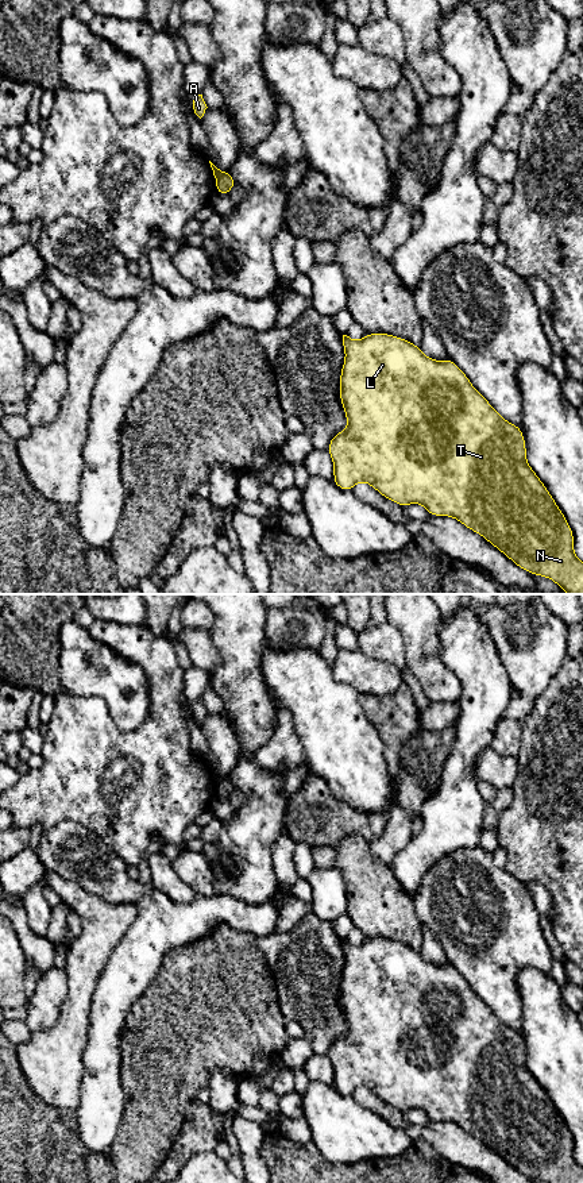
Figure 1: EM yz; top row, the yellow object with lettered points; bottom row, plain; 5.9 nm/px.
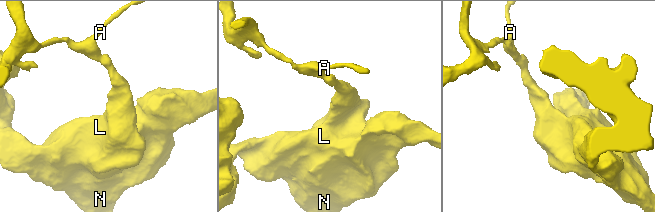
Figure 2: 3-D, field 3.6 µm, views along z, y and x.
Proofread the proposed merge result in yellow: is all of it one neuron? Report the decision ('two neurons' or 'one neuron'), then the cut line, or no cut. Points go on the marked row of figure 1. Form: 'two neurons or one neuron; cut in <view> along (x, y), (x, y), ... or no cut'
two neurons; cut in yz along (223, 172), (216, 181)

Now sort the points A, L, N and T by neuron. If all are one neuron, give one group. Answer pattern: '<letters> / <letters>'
A / L N T

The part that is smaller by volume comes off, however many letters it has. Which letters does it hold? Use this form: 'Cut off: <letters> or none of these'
Cut off: A

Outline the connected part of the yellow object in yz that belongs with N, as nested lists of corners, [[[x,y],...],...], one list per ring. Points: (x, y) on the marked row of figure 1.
[[[385,332],[366,334],[363,339],[354,340],[343,335],[344,365],[340,371],[340,402],[348,424],[343,432],[335,433],[327,448],[333,461],[333,483],[341,490],[352,490],[358,482],[367,482],[385,498],[406,506],[421,504],[429,516],[449,516],[459,520],[468,529],[483,536],[490,544],[505,554],[520,569],[552,579],[567,594],[583,594],[583,562],[574,552],[574,532],[555,498],[551,496],[543,481],[526,462],[526,444],[521,427],[503,419],[491,404],[474,388],[468,377],[449,358],[435,361],[428,358],[420,346]]]

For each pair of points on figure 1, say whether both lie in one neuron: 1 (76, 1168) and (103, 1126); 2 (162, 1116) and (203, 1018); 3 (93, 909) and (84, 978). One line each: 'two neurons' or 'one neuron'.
1: two neurons
2: one neuron
3: one neuron

